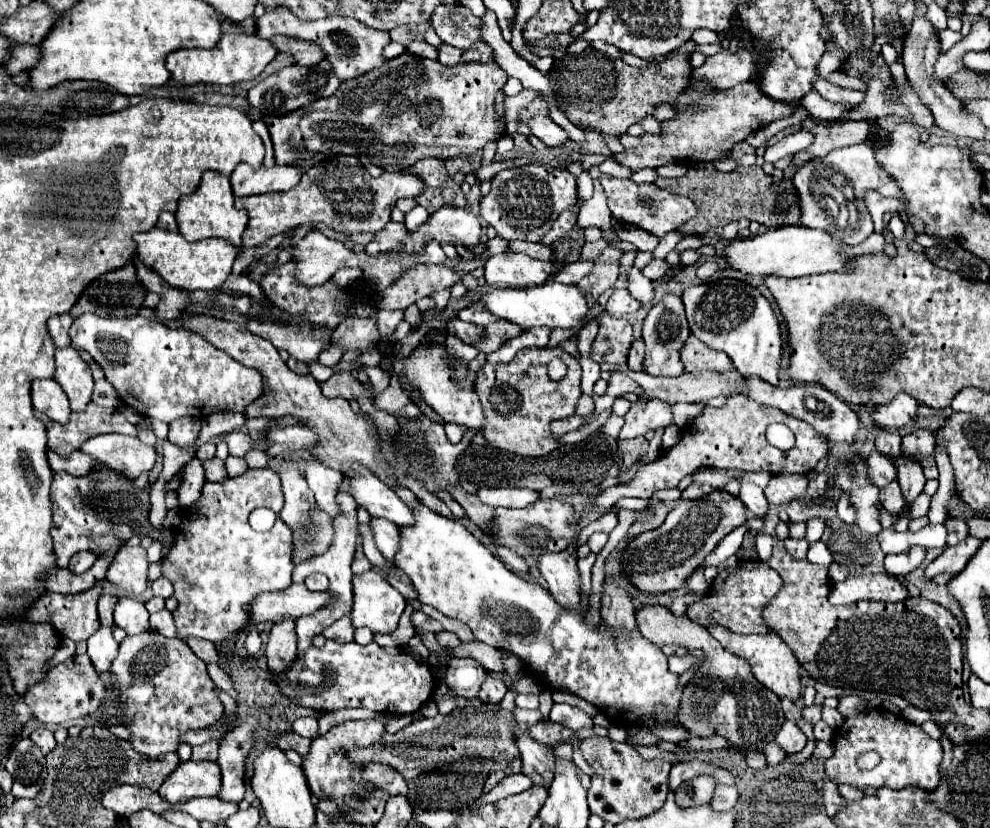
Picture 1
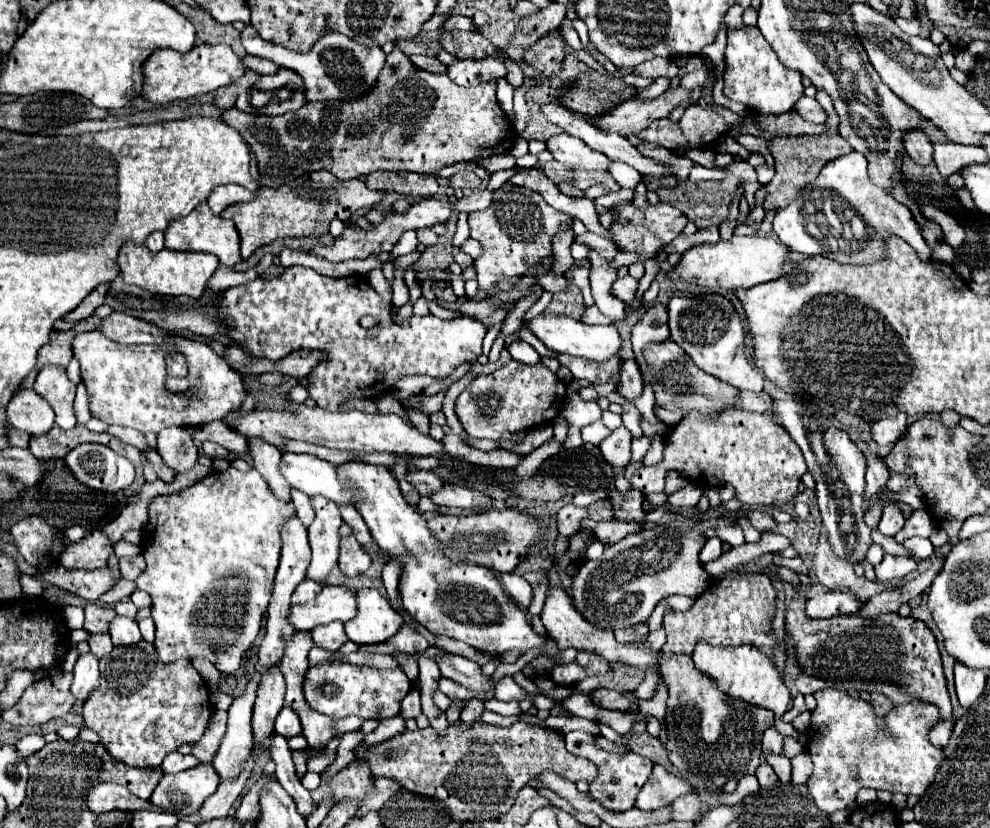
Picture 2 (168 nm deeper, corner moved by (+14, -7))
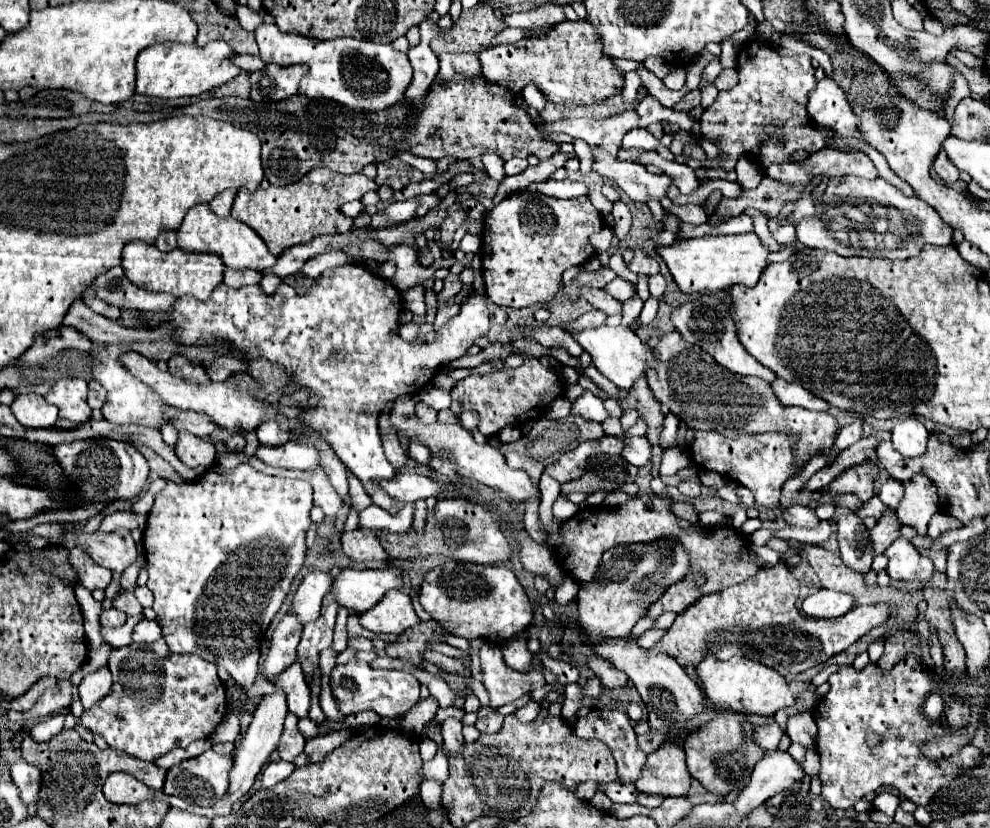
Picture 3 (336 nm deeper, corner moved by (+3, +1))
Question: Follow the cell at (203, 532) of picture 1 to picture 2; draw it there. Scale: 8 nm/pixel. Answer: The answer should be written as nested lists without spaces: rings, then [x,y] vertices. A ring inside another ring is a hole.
[[[236,468],[222,472],[212,470],[194,486],[182,492],[156,496],[148,504],[150,518],[142,528],[140,542],[146,568],[136,578],[136,586],[152,598],[152,620],[156,624],[154,648],[164,664],[178,658],[204,658],[222,674],[238,672],[266,614],[282,548],[280,530],[292,514],[294,504],[278,500],[254,468],[250,472],[238,472]],[[232,580],[240,582],[240,588],[228,588]]]

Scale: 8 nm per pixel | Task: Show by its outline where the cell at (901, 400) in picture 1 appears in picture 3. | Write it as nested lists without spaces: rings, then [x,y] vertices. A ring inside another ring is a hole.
[[[905,418],[893,426],[893,446],[907,458],[925,454],[929,432],[919,418]]]

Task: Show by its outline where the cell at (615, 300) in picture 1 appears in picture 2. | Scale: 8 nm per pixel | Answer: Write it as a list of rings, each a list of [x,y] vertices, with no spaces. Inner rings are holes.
[[[588,306],[584,310],[584,314],[580,316],[580,322],[590,324],[590,326],[594,326],[594,324],[610,324],[610,320],[606,320],[606,316],[602,316],[602,312],[596,306]]]

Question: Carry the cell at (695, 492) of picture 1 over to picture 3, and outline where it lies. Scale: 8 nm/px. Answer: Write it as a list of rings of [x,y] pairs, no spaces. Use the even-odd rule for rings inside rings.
[[[693,480],[681,482],[677,488],[679,488],[679,492],[681,492],[685,498],[697,498],[697,496],[701,494],[701,484],[699,484],[699,482],[693,482]]]

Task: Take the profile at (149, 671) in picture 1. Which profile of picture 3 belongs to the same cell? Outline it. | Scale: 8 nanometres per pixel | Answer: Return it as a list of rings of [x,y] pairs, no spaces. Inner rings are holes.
[[[163,638],[153,644],[129,644],[115,648],[107,666],[113,674],[113,688],[99,704],[83,712],[81,722],[91,732],[103,734],[109,746],[123,750],[133,758],[155,762],[173,748],[187,748],[195,740],[209,738],[227,714],[225,688],[217,676],[217,666],[193,654],[173,656]]]

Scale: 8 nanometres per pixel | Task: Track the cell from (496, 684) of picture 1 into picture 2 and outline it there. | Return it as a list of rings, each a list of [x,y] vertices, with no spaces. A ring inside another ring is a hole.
[[[472,700],[466,704],[468,708],[460,714],[460,720],[466,722],[466,724],[474,724],[474,722],[480,722],[480,716],[484,712],[484,702],[482,700]]]

